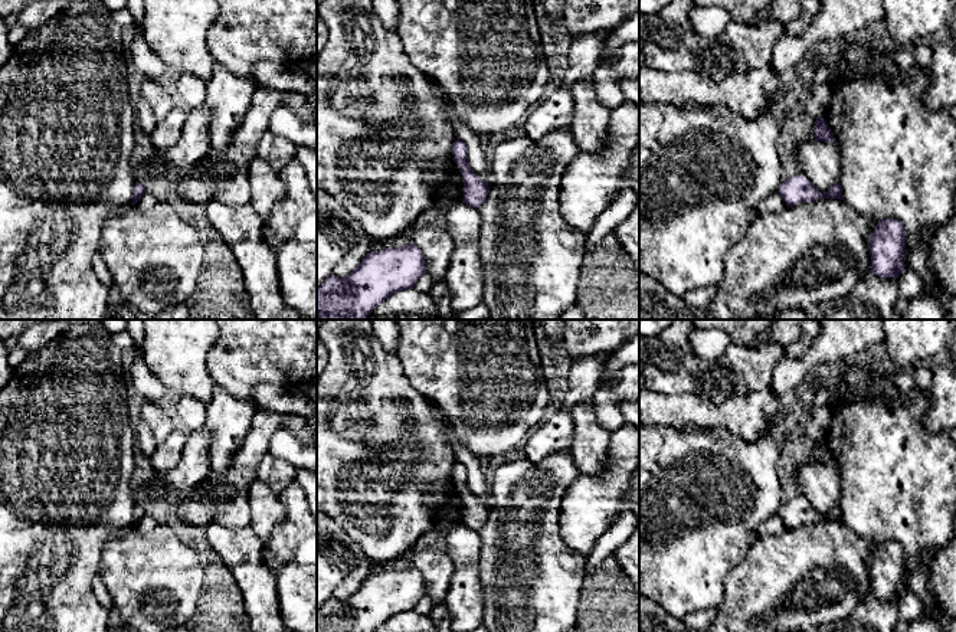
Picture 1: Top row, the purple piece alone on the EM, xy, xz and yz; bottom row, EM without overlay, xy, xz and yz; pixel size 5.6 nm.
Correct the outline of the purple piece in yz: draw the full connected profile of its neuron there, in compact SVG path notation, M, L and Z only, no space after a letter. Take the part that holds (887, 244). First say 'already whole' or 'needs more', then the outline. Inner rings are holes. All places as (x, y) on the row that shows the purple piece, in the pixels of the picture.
already whole; M880 219L870 236L871 269L880 278L898 278L906 263L906 230L897 219Z

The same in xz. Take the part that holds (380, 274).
already whole; M415 243L370 250L348 276L340 278L333 274L317 288L317 320L367 320L380 302L394 292L413 289L425 274L426 262Z

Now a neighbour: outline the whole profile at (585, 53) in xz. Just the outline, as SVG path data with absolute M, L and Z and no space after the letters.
M612 32L583 33L569 48L567 68L559 85L572 92L580 81L590 78L603 58L605 40Z

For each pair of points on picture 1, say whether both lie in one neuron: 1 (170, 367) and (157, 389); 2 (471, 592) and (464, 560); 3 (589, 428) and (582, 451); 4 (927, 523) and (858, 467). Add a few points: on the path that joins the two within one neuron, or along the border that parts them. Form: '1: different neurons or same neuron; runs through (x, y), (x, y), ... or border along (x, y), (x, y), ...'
1: different neurons; border along (140, 359), (166, 389)
2: same neuron; runs through (465, 585), (465, 567)
3: same neuron; runs through (589, 434), (588, 445)
4: same neuron; runs through (910, 508), (876, 474)

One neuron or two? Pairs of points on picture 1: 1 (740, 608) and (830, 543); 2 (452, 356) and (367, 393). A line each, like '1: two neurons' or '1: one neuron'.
1: one neuron
2: two neurons

